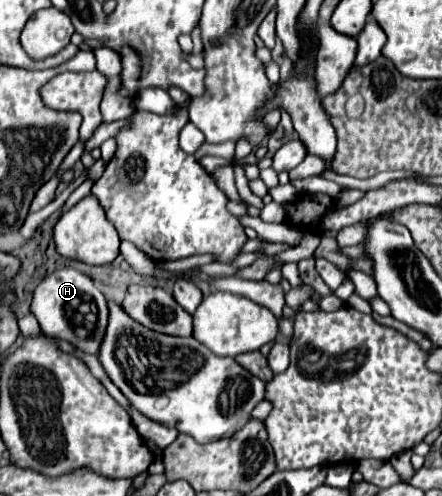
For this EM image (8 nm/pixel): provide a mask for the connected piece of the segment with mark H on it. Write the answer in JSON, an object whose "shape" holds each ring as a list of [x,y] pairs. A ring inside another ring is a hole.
{"shape":[[[75,269],[53,271],[51,275],[47,275],[47,279],[43,279],[37,285],[33,293],[31,313],[39,321],[45,335],[51,335],[53,339],[65,339],[77,351],[99,357],[99,349],[109,323],[109,307],[103,293],[95,287],[91,277]]]}

